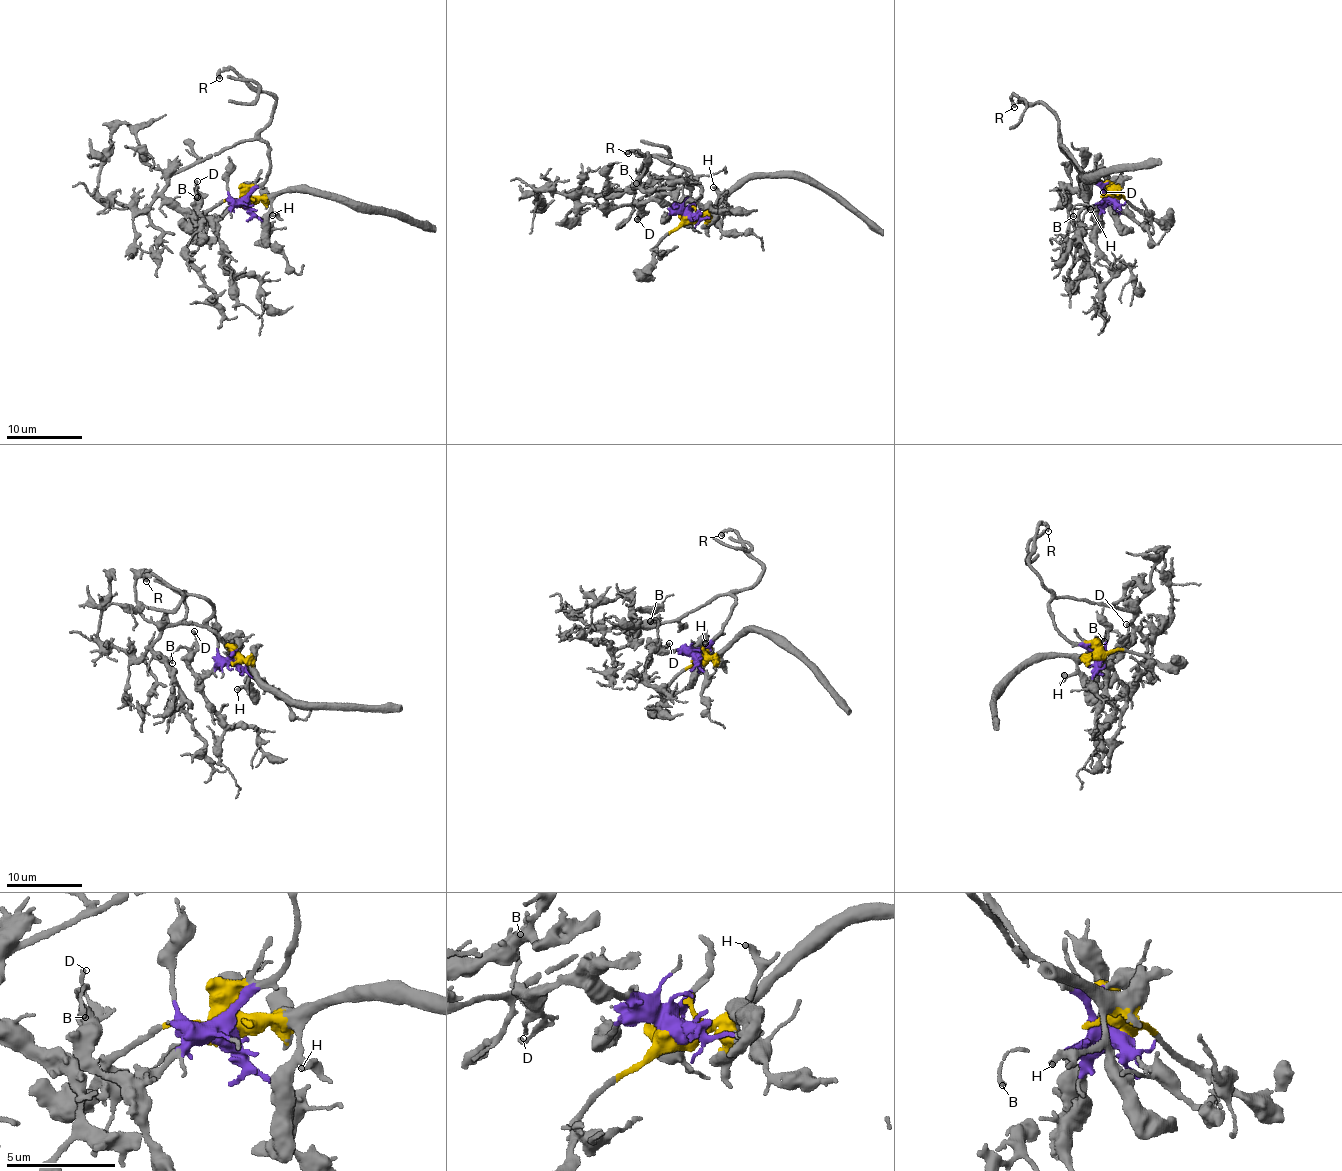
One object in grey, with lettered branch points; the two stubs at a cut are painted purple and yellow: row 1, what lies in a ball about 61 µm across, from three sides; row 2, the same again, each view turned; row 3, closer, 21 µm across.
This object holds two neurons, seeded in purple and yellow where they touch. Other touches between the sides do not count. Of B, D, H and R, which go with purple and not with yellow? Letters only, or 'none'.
B, D, R

